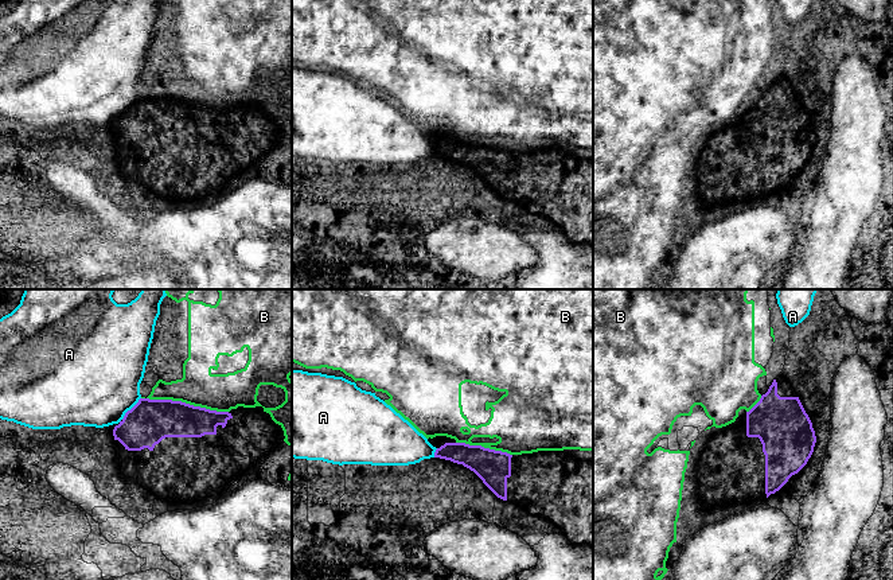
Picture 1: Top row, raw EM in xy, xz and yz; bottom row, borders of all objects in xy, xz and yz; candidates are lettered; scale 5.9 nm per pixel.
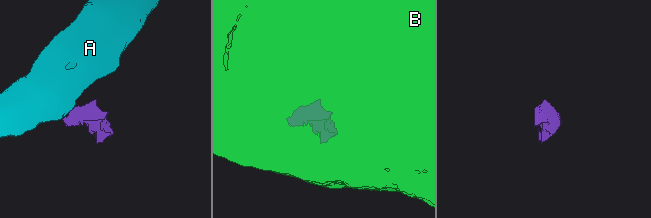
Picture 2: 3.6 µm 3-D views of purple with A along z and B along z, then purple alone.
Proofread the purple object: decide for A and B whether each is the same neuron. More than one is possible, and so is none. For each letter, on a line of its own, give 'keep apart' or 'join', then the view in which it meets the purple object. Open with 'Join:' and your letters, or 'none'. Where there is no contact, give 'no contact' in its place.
Join: none
A: keep apart; contact in xy
B: keep apart; contact in xy

